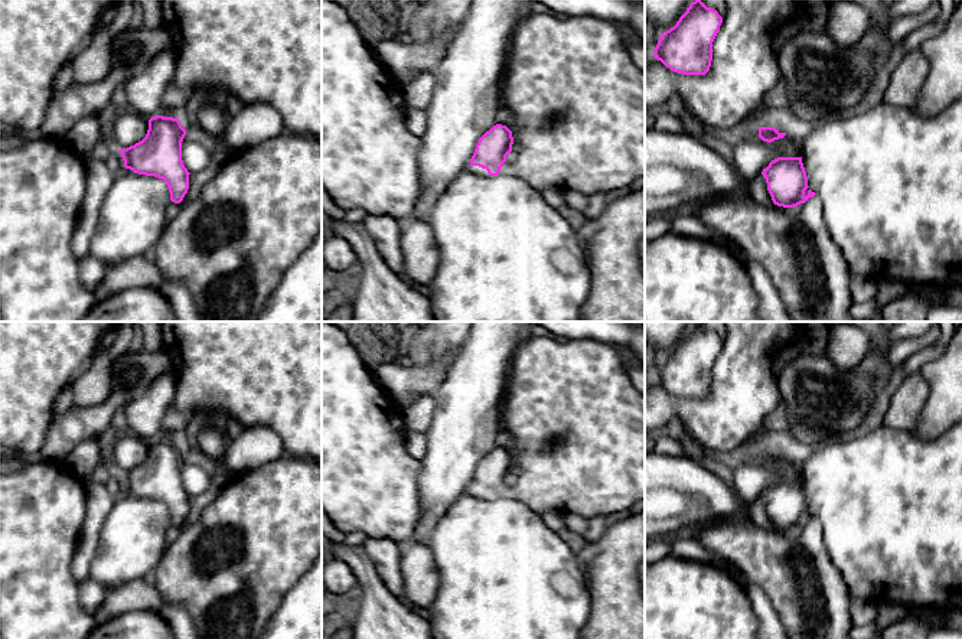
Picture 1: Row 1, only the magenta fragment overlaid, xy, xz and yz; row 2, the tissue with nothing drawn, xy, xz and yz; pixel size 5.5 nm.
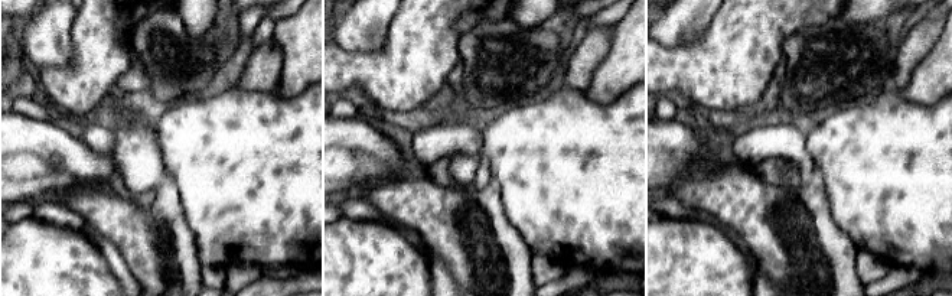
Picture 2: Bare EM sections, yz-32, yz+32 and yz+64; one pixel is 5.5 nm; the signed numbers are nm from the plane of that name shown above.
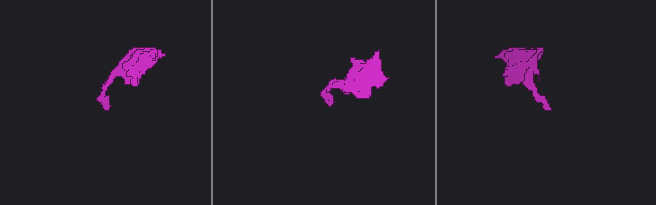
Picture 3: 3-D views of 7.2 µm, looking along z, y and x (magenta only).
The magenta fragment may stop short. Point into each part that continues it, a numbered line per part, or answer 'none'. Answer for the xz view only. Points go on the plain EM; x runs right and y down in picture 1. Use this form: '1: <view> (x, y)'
1: xz (579, 423)

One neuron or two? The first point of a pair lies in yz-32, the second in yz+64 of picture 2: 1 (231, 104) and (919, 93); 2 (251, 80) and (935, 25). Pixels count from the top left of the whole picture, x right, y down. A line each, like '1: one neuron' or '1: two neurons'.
1: two neurons
2: one neuron

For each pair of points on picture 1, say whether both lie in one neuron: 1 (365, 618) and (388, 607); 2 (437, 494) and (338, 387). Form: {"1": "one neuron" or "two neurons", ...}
{"1": "one neuron", "2": "two neurons"}

